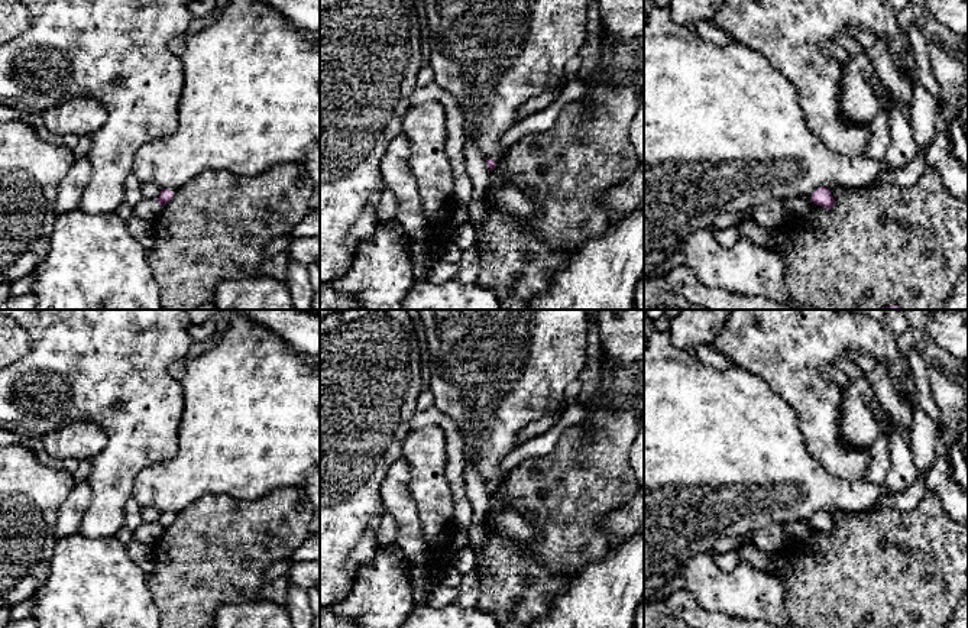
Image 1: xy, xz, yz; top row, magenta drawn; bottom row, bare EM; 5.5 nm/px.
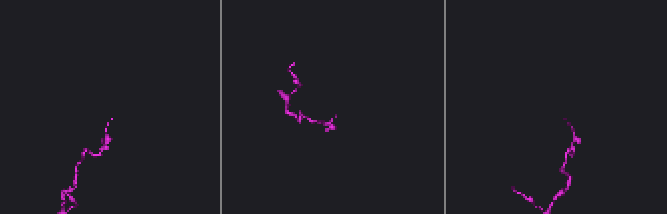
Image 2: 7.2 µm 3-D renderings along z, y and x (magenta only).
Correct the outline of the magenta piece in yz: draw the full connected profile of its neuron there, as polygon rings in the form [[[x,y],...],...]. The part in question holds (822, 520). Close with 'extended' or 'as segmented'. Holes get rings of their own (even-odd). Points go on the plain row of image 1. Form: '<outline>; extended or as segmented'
[[[820,511],[818,512],[813,518],[812,518],[812,525],[816,530],[825,531],[826,534],[832,534],[835,530],[835,524],[831,518],[831,514],[826,511]]]; as segmented

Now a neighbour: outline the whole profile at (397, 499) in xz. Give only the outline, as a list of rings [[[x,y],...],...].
[[[399,457],[385,475],[381,498],[385,512],[396,521],[395,547],[404,551],[408,561],[425,564],[427,541],[423,535],[417,505],[408,489],[409,479],[409,464]]]

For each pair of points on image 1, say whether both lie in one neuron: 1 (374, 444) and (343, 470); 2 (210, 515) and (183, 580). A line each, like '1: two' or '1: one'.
1: one
2: one

